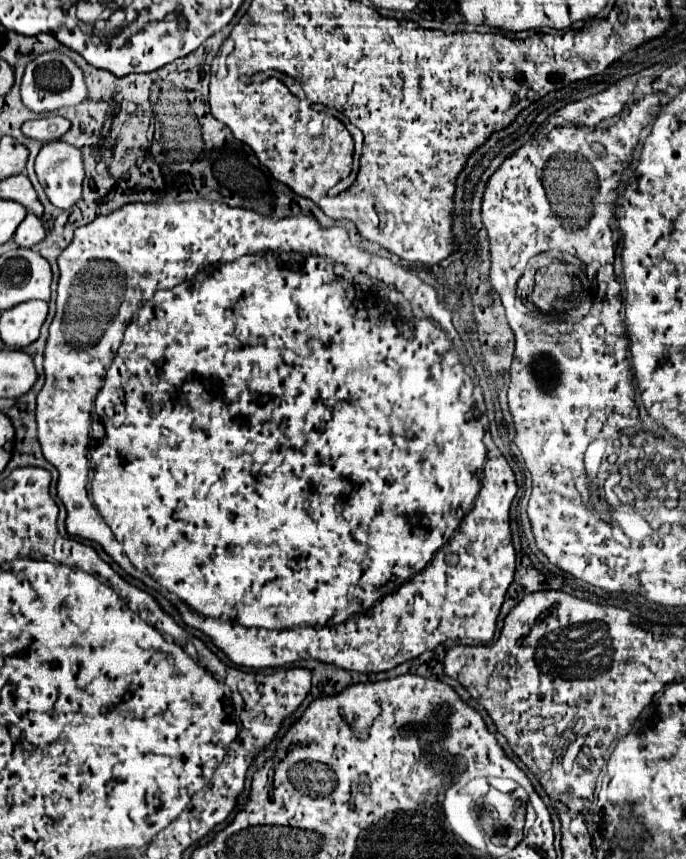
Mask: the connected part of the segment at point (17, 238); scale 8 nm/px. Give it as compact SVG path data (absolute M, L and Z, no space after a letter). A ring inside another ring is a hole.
M28 212L28 216L24 218L24 222L18 226L18 230L14 234L14 242L18 246L32 248L34 244L42 242L44 236L46 236L46 232L44 232L42 220L38 216L34 216L34 212Z

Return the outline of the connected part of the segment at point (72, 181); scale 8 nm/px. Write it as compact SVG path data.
M62 140L48 142L36 158L36 174L48 200L56 208L70 208L82 194L82 152Z

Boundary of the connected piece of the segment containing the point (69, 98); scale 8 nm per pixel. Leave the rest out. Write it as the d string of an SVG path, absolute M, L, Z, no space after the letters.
M44 52L26 66L20 92L22 92L22 102L32 112L52 112L62 106L80 104L86 98L88 88L84 84L84 74L82 74L80 66L72 58L68 58L60 52Z

